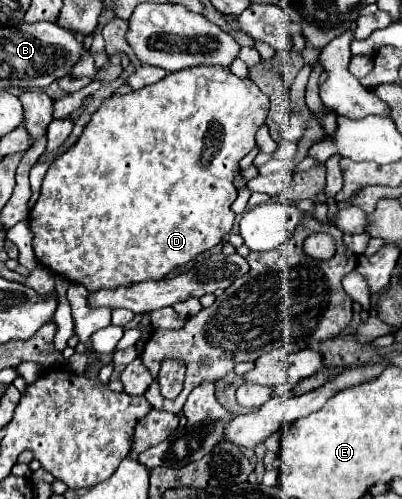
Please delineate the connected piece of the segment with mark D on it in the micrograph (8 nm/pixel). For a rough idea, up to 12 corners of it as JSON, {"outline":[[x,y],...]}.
{"outline":[[225,67],[109,97],[43,177],[39,265],[163,279],[231,231],[269,99]]}

